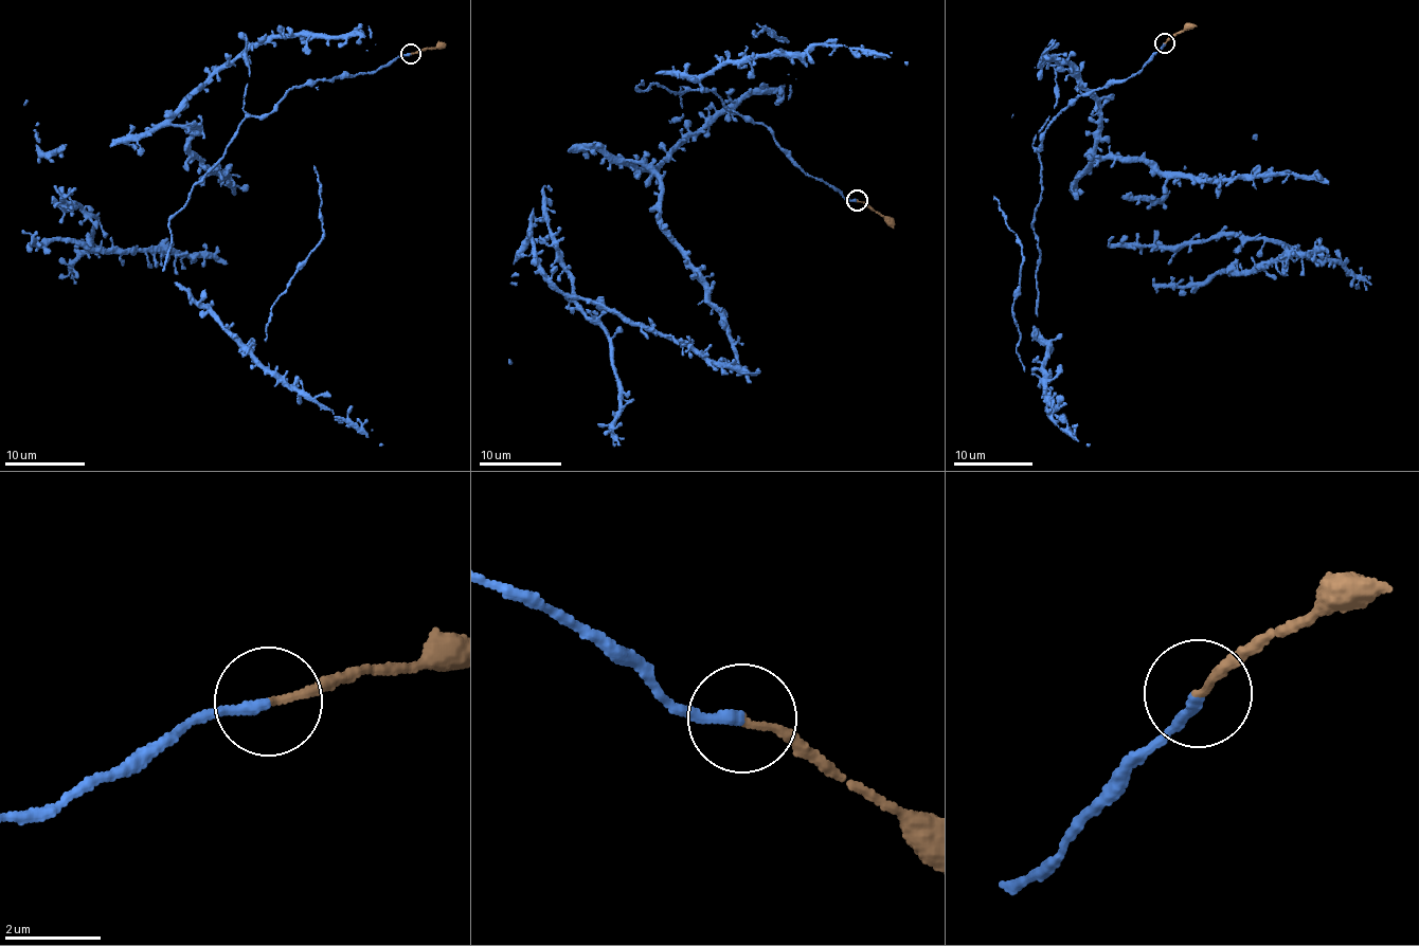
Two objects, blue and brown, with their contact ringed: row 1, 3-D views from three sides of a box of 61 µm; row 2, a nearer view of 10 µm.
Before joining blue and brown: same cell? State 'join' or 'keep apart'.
join

